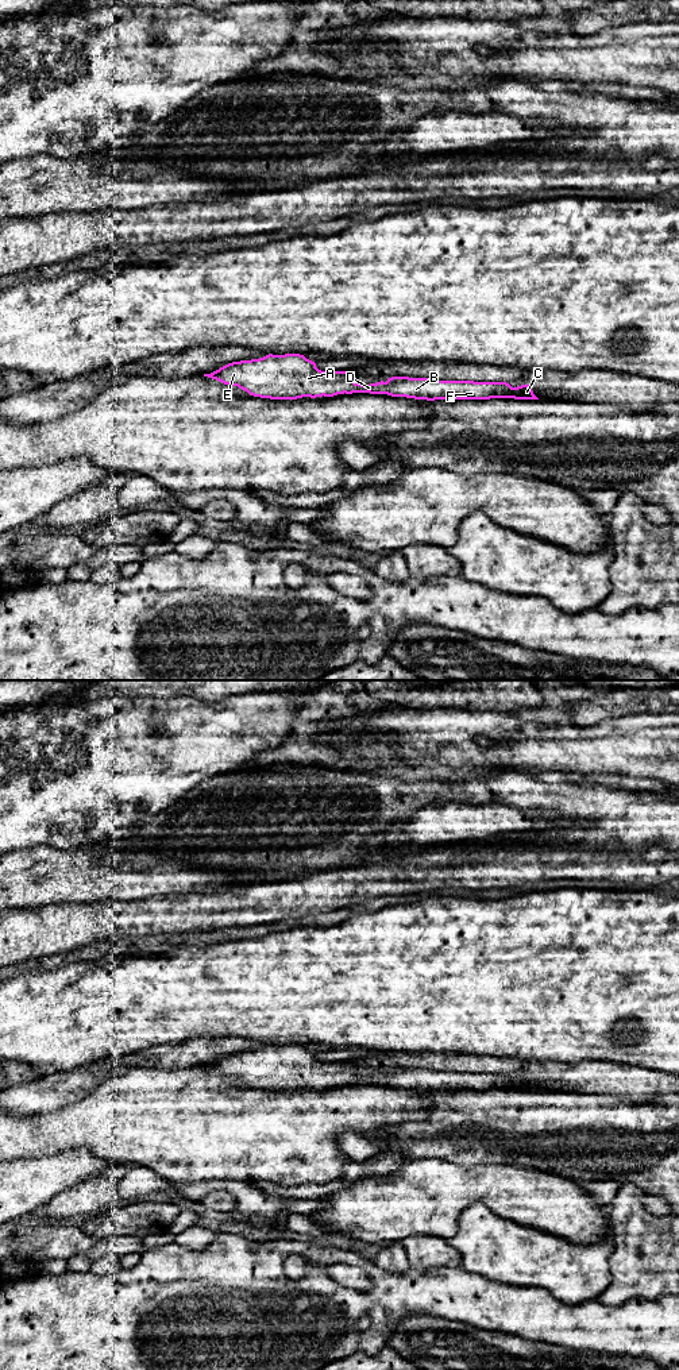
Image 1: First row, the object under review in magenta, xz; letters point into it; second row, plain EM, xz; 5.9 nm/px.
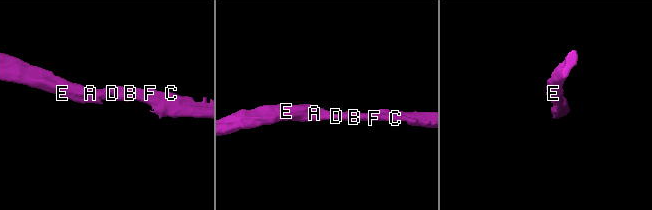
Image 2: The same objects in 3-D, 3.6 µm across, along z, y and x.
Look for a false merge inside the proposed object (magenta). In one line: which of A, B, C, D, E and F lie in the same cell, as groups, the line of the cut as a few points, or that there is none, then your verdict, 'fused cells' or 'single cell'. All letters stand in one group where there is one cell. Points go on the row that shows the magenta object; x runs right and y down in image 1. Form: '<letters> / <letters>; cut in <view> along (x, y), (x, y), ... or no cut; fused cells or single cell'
A B C D E F; no cut; single cell

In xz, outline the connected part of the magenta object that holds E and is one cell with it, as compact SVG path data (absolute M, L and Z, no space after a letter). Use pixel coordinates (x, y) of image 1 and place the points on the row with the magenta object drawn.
M300 354L273 355L228 363L204 374L224 385L238 386L250 395L270 400L333 397L370 393L414 400L539 400L531 385L512 387L506 382L435 381L429 378L391 377L386 382L362 385L350 371L321 371Z

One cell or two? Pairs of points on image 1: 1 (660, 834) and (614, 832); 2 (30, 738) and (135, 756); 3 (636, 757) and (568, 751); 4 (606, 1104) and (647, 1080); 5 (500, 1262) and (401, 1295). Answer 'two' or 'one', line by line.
1: one
2: one
3: one
4: two
5: two

